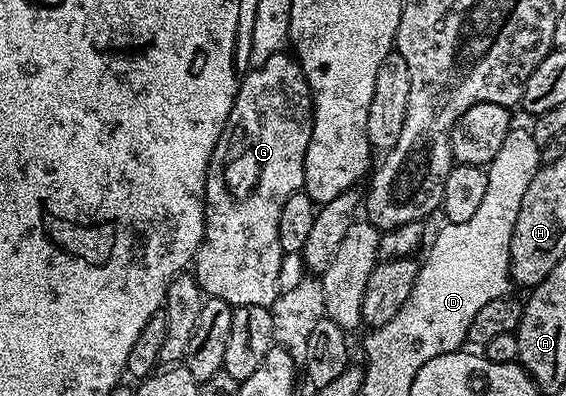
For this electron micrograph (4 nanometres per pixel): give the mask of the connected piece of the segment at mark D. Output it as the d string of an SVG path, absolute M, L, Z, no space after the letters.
M516 126L505 137L505 141L501 141L501 149L497 149L497 157L486 168L487 184L485 185L485 197L481 200L480 207L477 208L477 213L473 213L473 217L469 217L469 221L464 223L447 223L443 228L434 235L430 240L431 248L427 251L427 256L422 256L421 266L417 273L417 281L411 290L411 302L407 306L406 316L416 315L415 311L419 311L419 315L431 315L431 331L439 331L439 335L435 335L435 351L440 351L442 355L450 351L458 351L464 344L469 329L469 321L473 321L474 315L483 308L484 305L489 305L489 301L497 301L498 299L510 296L513 288L513 280L511 278L511 238L513 237L513 229L517 221L517 213L521 213L521 201L525 197L525 189L529 189L529 181L533 181L533 177L539 172L541 166L541 148L537 145L535 139L531 136L530 130L525 126Z

